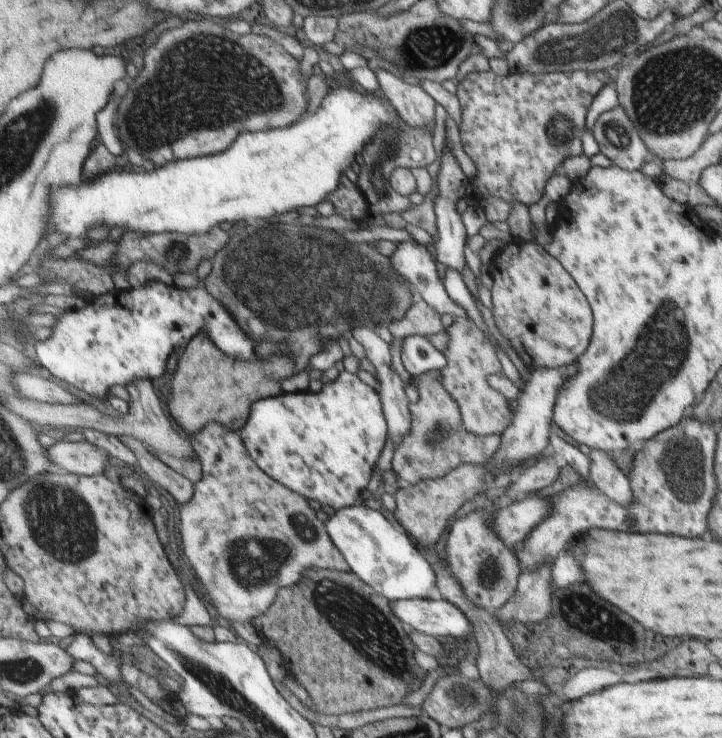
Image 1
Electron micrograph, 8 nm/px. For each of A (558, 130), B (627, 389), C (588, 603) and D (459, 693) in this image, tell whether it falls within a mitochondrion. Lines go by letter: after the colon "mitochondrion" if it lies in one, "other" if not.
A: mitochondrion
B: mitochondrion
C: other
D: mitochondrion

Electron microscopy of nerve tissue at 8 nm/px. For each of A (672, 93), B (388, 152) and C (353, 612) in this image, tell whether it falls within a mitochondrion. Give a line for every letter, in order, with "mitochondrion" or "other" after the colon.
A: mitochondrion
B: mitochondrion
C: mitochondrion

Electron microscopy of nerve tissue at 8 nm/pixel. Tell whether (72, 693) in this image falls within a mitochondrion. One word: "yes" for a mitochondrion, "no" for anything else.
no

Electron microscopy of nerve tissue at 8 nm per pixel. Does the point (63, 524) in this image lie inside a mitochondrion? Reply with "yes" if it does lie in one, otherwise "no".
yes

